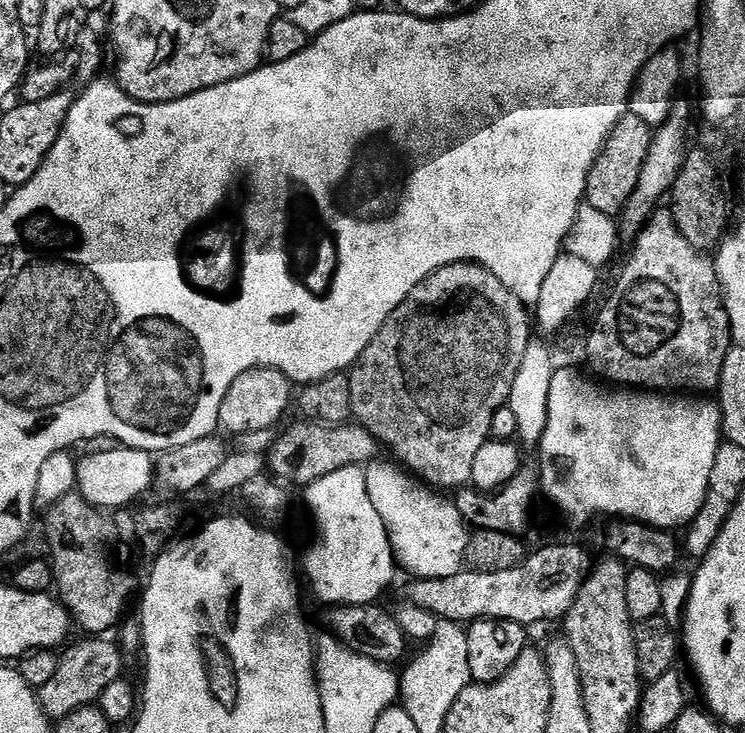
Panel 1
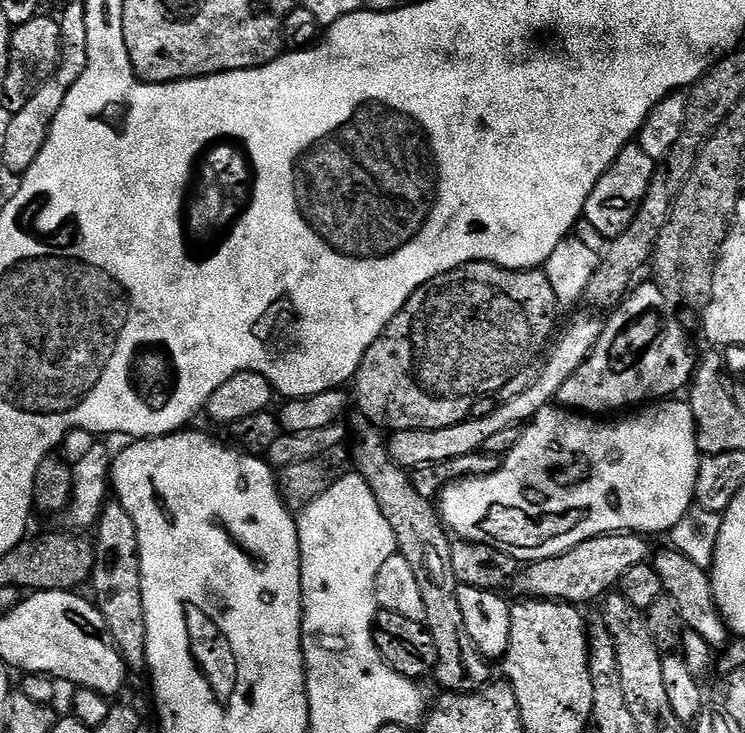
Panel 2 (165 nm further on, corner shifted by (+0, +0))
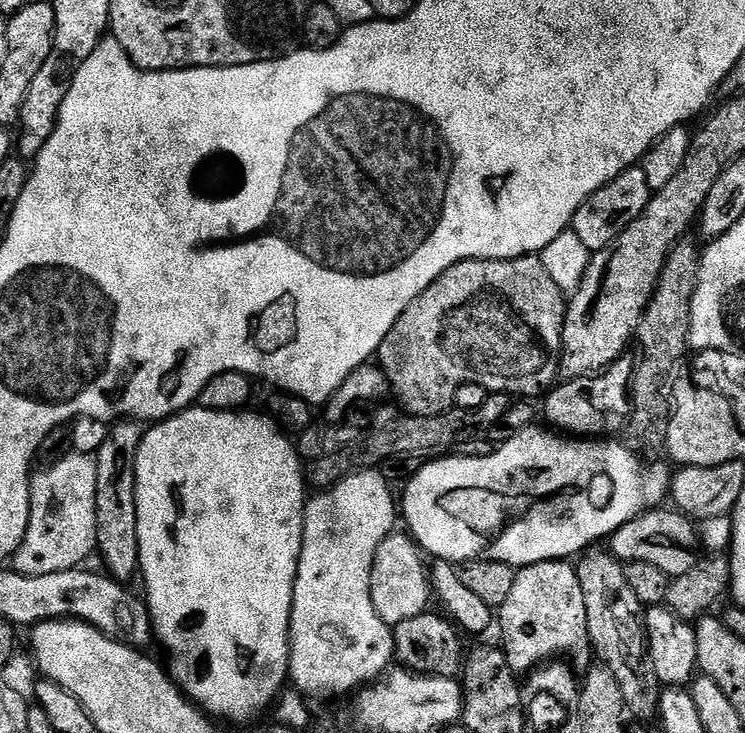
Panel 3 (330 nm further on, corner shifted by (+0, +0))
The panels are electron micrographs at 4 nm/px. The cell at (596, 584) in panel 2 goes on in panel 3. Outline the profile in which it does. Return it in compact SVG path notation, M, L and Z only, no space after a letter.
M645 510L630 522L623 524L610 537L610 551L624 564L650 562L650 566L658 566L658 570L662 570L662 574L670 578L678 574L686 574L686 570L691 570L702 558L697 525L682 512L660 511L664 510Z

